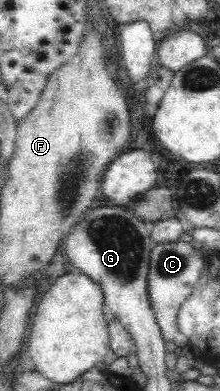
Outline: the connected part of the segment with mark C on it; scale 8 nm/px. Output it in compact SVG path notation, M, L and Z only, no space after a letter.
M178 240L170 244L156 244L152 249L148 291L150 291L151 307L162 328L162 336L167 341L173 341L177 345L185 343L184 333L178 323L178 314L183 302L192 296L203 268L204 259L192 243Z

